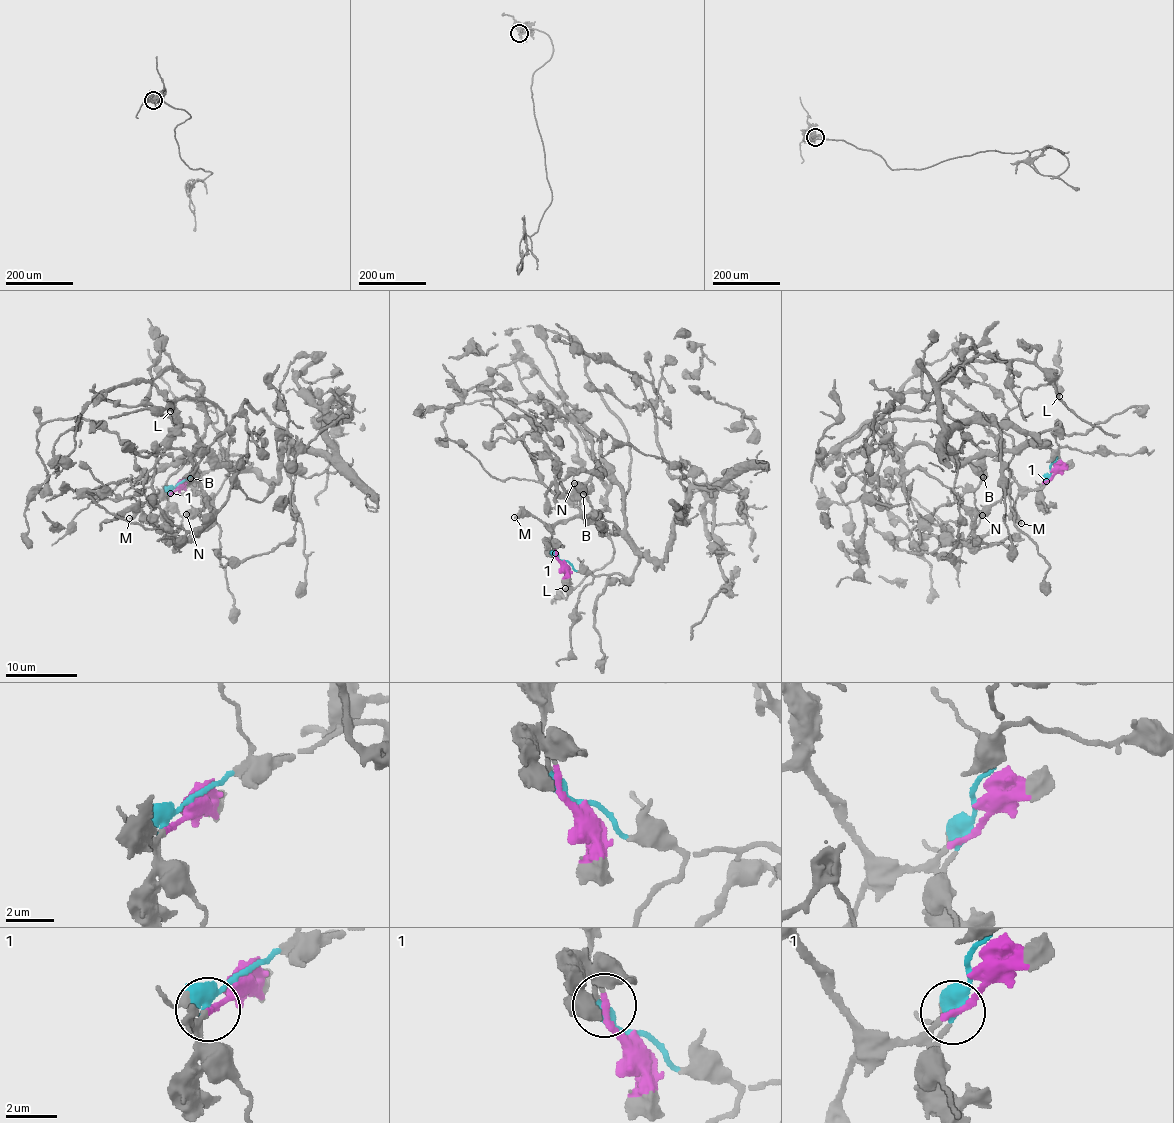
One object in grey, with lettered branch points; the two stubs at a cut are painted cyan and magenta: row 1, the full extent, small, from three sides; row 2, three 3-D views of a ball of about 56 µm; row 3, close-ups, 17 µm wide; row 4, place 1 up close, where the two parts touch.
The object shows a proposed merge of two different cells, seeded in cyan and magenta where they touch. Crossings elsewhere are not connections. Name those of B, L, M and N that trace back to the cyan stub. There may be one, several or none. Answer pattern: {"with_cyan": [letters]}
{"with_cyan": ["B", "L", "N"]}

